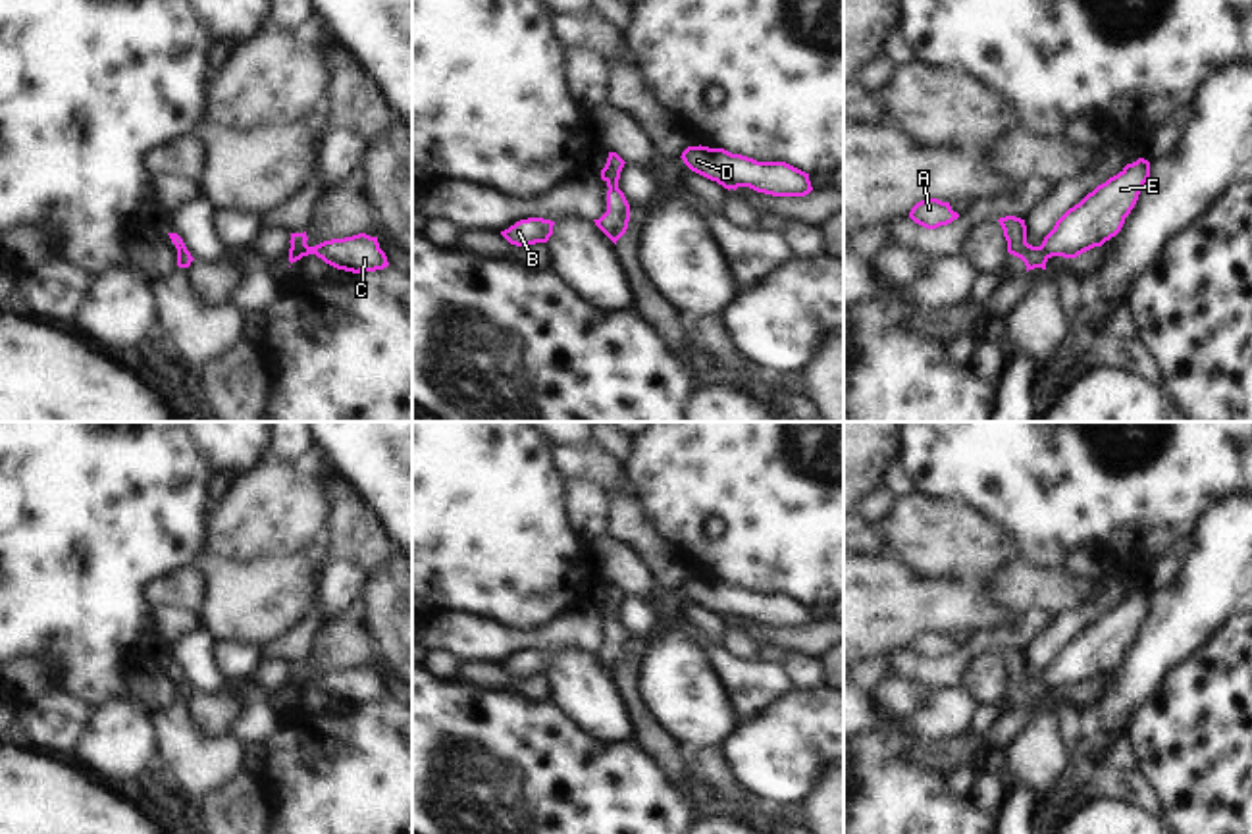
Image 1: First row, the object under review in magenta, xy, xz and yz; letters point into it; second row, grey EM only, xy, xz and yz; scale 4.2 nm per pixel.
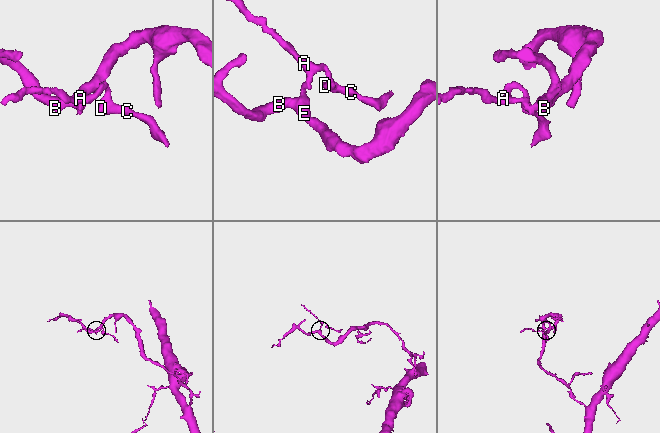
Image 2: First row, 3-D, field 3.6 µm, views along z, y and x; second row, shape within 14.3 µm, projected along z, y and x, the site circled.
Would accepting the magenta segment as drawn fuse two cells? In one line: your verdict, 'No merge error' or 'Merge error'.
Merge error.

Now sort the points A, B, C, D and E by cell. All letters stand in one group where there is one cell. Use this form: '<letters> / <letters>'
A C D / B E

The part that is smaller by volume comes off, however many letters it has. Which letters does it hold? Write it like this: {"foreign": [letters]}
{"foreign": ["A", "C", "D"]}

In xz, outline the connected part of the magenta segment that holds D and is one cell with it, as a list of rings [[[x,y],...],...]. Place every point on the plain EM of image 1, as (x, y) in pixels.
[[[701,576],[688,578],[680,589],[691,603],[717,612],[728,622],[749,618],[772,628],[805,628],[813,622],[809,605],[786,593],[757,593],[724,580]]]

